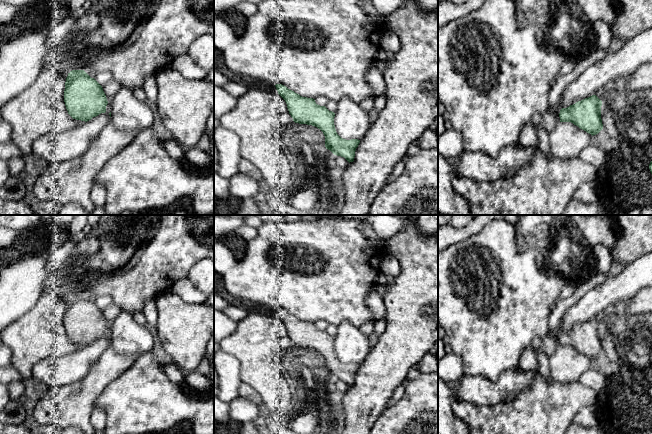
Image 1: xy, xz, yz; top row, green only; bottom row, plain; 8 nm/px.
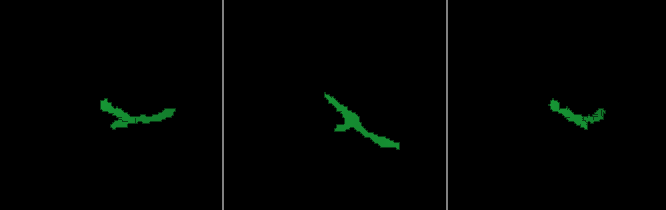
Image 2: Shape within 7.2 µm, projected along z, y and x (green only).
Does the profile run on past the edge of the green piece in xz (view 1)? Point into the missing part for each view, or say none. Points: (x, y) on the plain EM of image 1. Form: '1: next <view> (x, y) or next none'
1: next none

